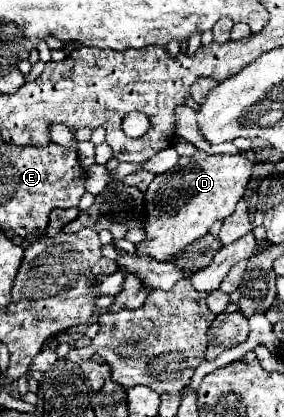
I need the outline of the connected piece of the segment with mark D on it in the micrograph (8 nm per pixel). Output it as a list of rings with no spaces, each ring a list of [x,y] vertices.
[[[197,152],[193,158],[179,158],[177,166],[155,176],[145,192],[145,240],[135,244],[135,254],[145,254],[157,262],[173,262],[205,236],[217,220],[225,220],[235,212],[235,204],[243,198],[251,176],[253,162],[239,154],[209,156]]]

